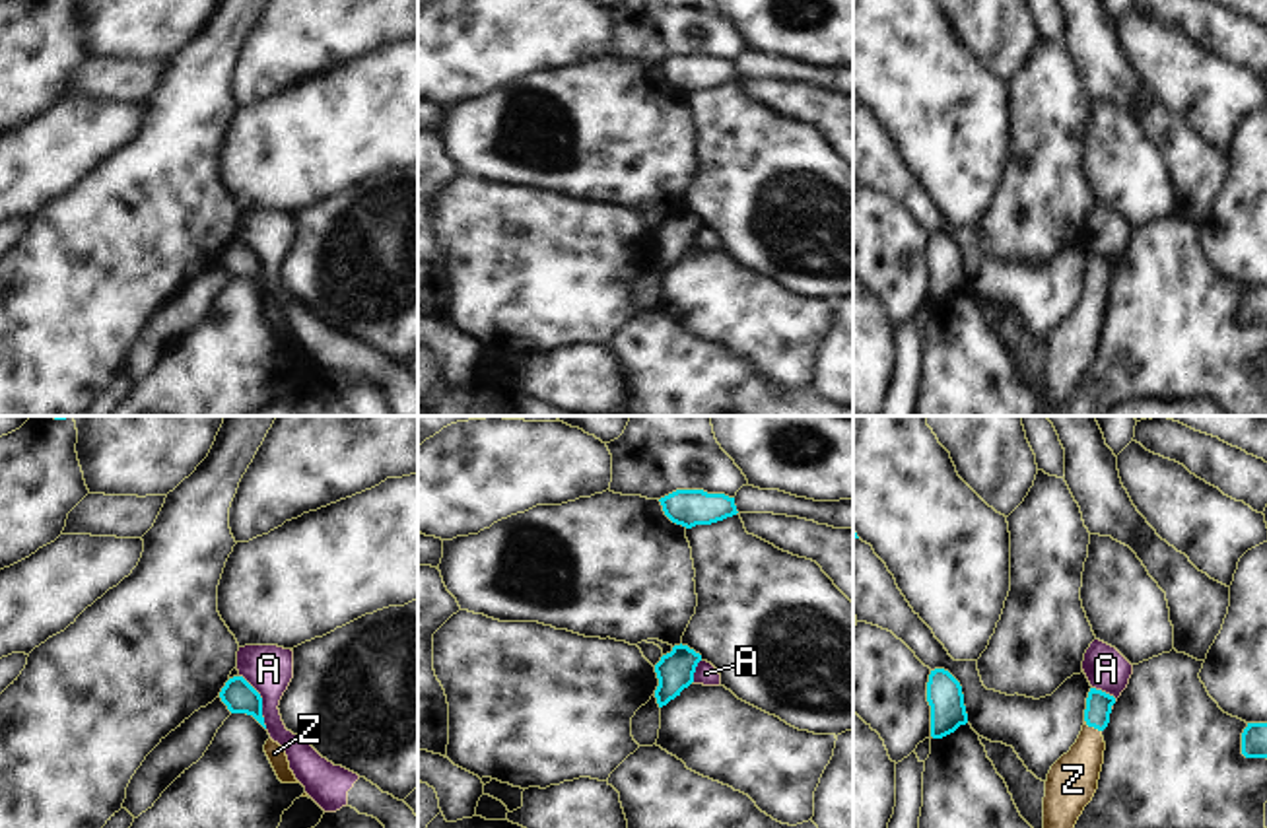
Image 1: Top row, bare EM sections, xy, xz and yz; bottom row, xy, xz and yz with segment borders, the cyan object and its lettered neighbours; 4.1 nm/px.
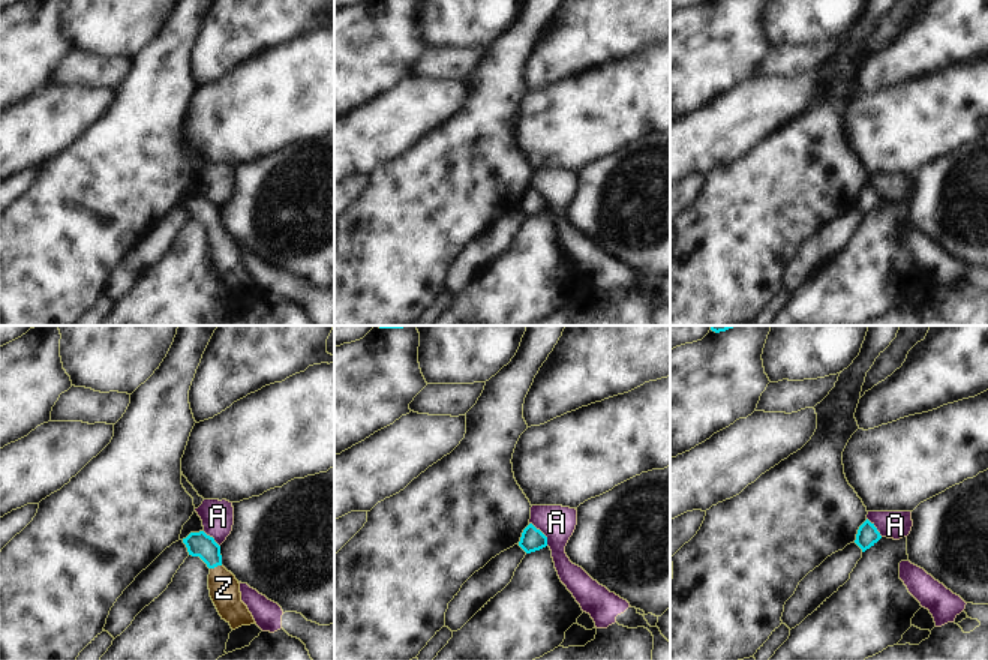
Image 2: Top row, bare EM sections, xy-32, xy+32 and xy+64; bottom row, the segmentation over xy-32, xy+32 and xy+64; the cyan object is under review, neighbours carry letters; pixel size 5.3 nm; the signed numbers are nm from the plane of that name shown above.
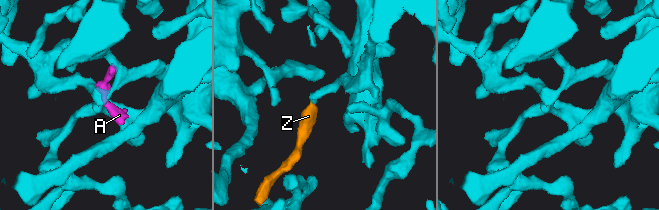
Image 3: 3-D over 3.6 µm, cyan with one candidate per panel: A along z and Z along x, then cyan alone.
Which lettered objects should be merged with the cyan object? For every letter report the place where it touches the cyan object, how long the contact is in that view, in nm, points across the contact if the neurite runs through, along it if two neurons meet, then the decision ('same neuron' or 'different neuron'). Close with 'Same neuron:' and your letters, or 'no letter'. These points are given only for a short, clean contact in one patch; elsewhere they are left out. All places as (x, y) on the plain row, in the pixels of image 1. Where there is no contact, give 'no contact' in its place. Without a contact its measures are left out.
A: meets cyan in xy at (261, 267); contact 260 nm long; border along xy (239, 240), (259, 259), (261, 280), (267, 292); different neuron
Z: meets cyan in yz at (1093, 290); contact 90 nm long; runs through yz (1098, 269), (1093, 290), (1087, 321), (1073, 344); same neuron
Same neuron: Z

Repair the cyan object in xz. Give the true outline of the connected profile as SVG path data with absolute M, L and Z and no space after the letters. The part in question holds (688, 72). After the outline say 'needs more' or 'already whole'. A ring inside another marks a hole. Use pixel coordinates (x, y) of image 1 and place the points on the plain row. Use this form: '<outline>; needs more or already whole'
M676 54L659 66L665 80L686 93L711 89L738 78L735 62L703 54Z; already whole

